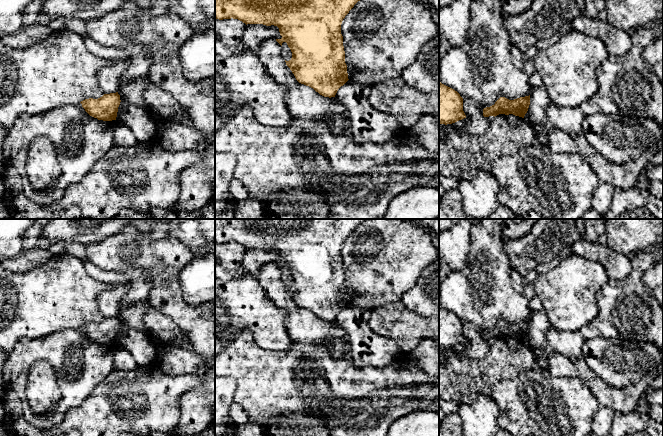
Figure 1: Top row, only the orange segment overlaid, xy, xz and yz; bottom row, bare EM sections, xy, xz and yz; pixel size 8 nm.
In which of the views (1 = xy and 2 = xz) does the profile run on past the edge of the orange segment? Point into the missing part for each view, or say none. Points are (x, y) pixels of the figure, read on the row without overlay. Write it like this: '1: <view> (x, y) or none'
1: none
2: none

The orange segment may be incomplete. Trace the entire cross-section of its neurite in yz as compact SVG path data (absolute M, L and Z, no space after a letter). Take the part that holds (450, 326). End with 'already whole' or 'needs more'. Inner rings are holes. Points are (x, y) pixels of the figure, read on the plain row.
M439 303L439 348L452 348L464 342L463 322Z | already whole

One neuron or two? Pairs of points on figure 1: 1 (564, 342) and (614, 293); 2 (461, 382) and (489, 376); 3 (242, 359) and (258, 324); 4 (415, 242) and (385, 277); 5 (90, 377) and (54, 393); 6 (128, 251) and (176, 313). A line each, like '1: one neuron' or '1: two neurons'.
1: one neuron
2: one neuron
3: two neurons
4: one neuron
5: two neurons
6: one neuron

